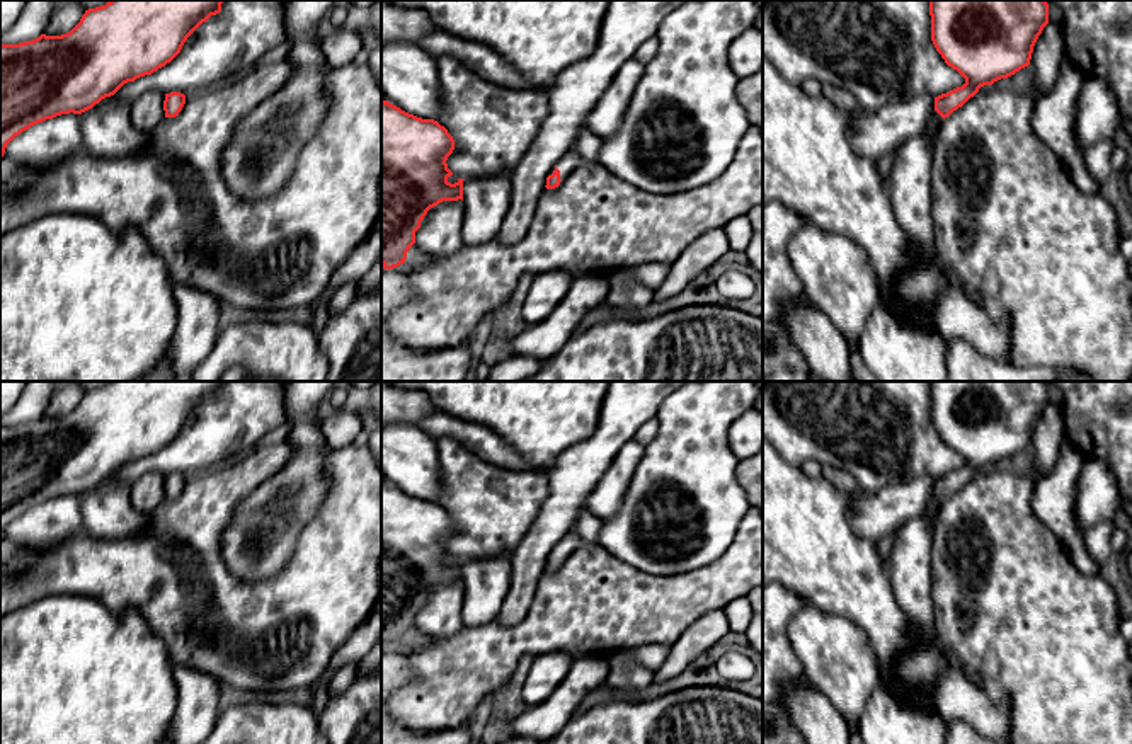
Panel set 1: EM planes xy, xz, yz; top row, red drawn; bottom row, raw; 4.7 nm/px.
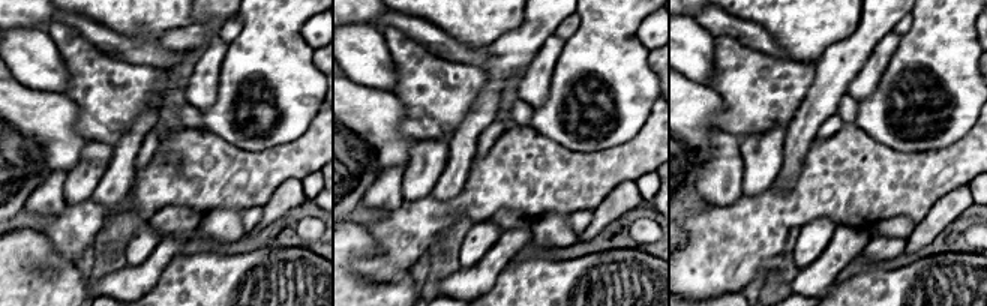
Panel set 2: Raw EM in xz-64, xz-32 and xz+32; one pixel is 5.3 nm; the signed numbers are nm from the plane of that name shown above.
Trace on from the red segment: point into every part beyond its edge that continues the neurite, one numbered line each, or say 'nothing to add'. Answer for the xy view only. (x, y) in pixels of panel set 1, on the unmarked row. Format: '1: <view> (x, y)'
nothing to add

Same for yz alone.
1: yz (933, 506)

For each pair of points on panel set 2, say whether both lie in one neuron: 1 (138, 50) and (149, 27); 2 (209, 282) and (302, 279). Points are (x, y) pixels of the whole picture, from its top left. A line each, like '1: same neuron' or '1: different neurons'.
1: different neurons
2: same neuron

